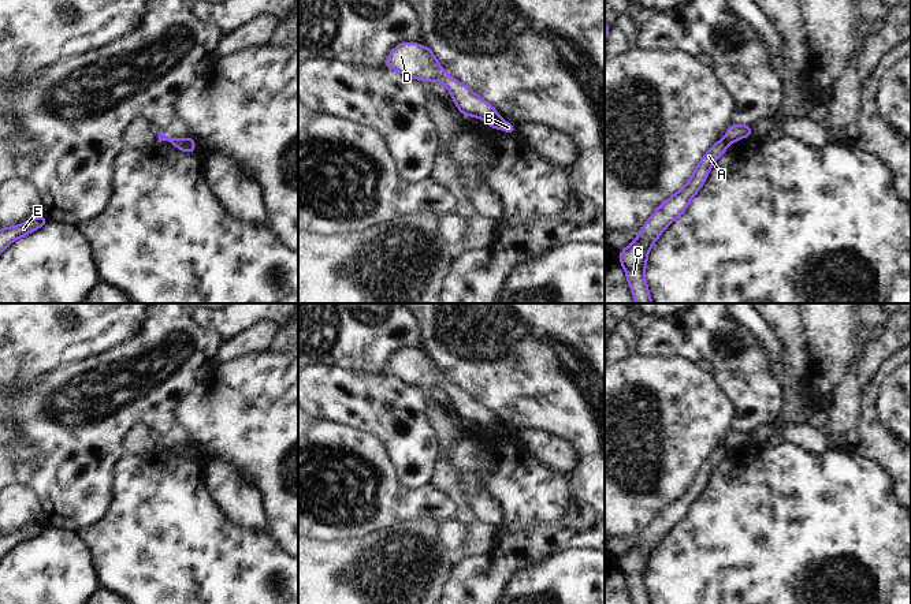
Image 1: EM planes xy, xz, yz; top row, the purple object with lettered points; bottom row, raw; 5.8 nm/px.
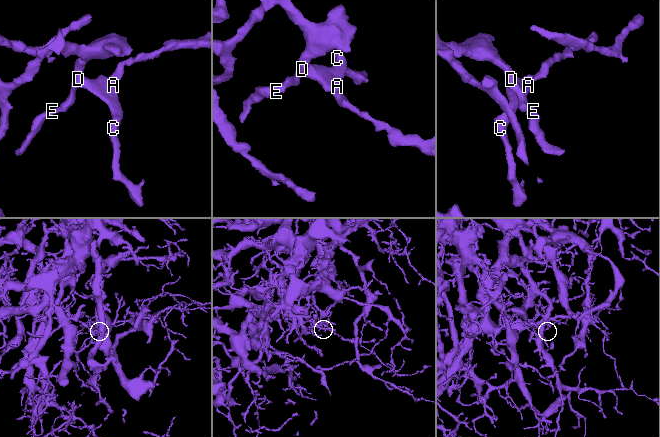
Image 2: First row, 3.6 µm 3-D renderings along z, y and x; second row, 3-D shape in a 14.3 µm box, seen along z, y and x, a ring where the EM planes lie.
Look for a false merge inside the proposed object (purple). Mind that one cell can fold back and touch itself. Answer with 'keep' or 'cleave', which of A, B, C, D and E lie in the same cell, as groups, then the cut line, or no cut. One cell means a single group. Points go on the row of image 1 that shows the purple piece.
cleave; groups A C D E / B; cut xz (497, 115), (486, 119)

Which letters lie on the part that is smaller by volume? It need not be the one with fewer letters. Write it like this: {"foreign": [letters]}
{"foreign": ["B"]}

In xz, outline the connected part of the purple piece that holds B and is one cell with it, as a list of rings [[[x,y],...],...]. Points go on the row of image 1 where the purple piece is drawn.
[[[501,116],[487,119],[487,126],[492,128],[501,128],[509,134],[514,134],[518,128],[503,120]]]

